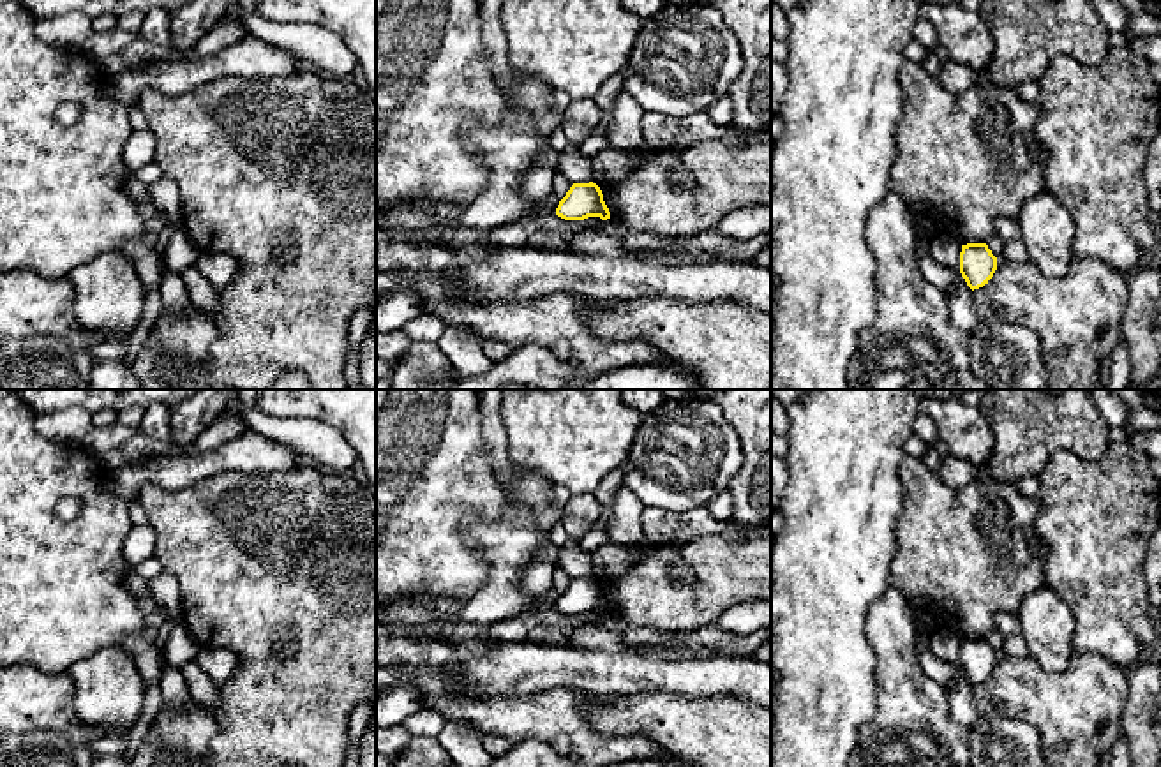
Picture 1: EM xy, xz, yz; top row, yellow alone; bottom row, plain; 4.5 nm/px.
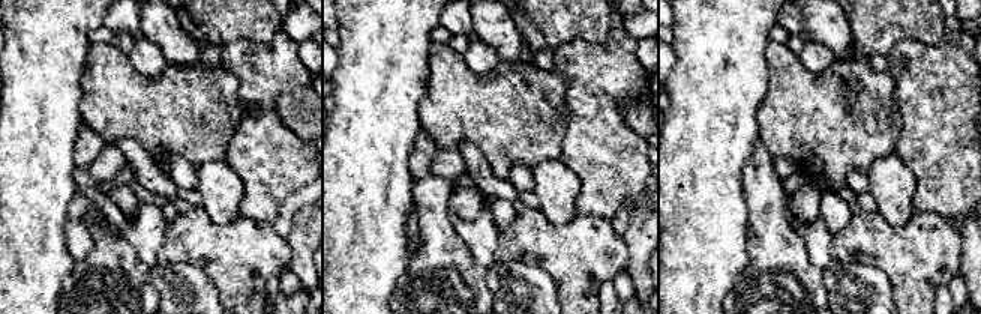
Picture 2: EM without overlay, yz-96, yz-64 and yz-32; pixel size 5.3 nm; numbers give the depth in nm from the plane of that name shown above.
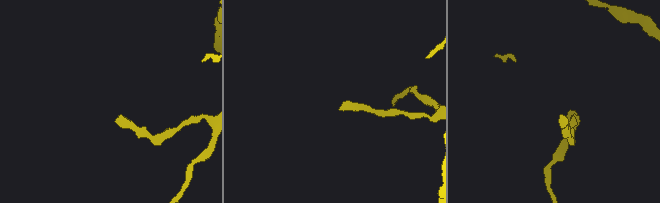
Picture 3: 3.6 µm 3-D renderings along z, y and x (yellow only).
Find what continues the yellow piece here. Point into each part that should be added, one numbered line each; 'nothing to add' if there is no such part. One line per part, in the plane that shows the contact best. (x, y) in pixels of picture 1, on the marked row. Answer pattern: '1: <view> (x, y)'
nothing to add

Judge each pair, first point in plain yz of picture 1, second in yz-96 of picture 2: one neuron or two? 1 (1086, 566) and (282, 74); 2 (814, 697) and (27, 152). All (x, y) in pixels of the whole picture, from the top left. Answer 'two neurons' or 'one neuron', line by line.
1: one neuron
2: one neuron

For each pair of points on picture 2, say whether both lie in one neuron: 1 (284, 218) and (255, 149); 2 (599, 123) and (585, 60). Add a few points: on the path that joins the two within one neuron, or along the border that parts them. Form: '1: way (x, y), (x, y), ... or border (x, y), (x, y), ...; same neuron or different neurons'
1: border (306, 185), (287, 199), (272, 223); different neurons
2: way (596, 108), (596, 101), (590, 95), (590, 75); same neuron

